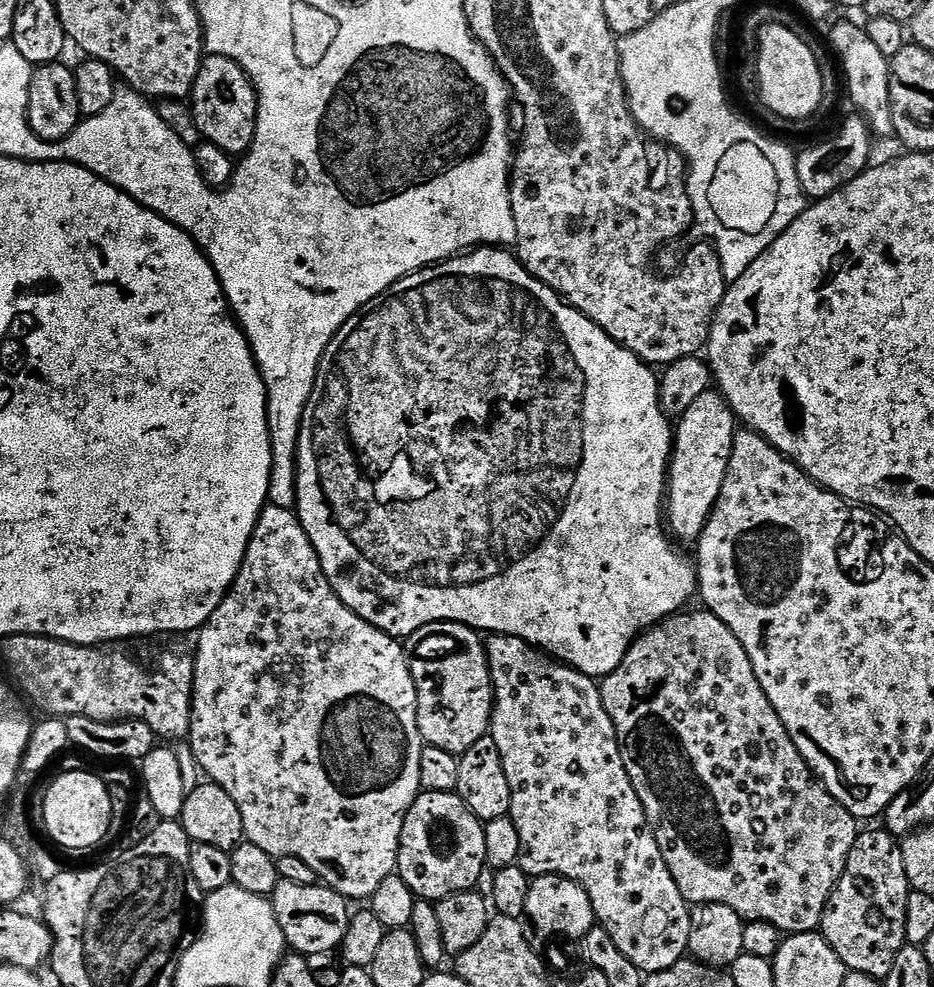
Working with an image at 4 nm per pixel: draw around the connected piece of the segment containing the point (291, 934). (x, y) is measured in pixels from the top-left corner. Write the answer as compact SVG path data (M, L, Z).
M279 879L270 895L272 909L282 926L284 943L293 953L305 958L324 956L341 947L346 938L348 923L352 920L347 896L317 882L314 886L298 886L298 882Z

